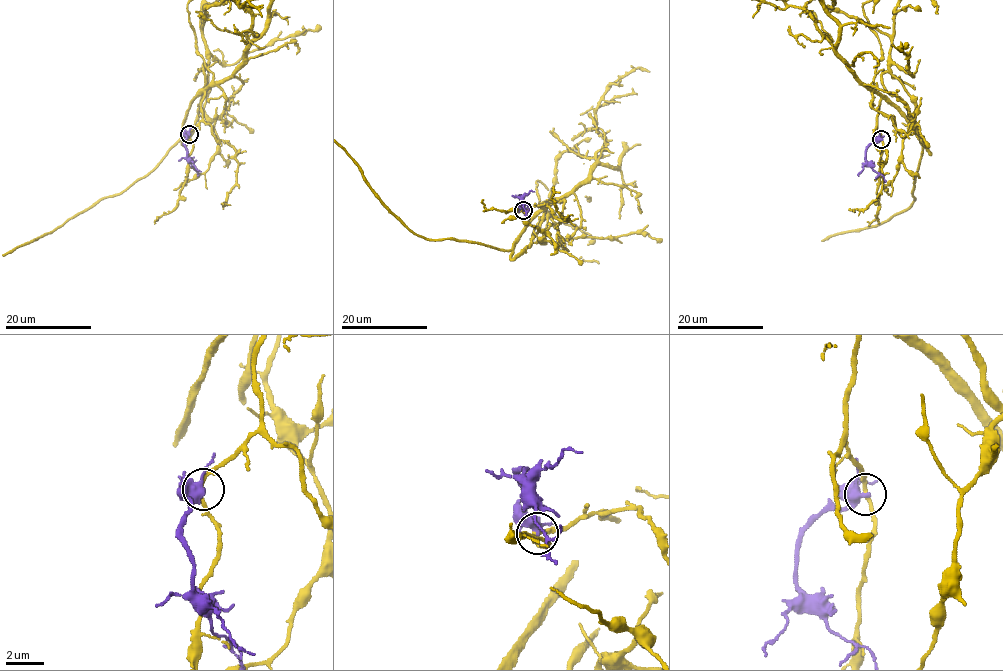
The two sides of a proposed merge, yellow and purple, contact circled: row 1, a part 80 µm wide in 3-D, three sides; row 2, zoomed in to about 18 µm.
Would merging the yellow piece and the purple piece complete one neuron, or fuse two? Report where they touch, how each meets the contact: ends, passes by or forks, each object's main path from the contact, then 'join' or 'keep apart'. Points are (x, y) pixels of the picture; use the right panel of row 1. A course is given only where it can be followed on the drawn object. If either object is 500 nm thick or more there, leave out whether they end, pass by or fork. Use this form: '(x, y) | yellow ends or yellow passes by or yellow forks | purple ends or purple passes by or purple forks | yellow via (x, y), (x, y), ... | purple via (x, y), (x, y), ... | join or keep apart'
(881, 139) | yellow passes by | purple passes by | purple via (881, 139), (867, 148), (865, 161), (883, 176), (884, 182) | keep apart

